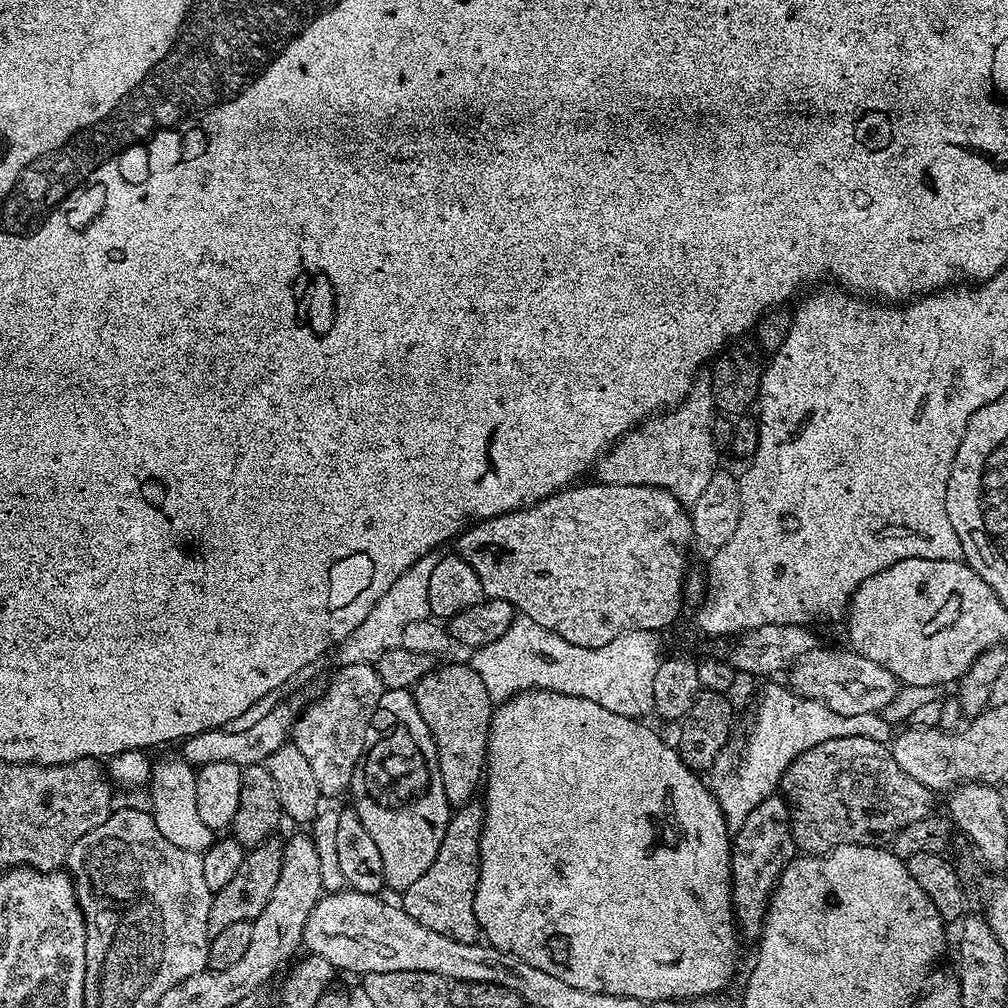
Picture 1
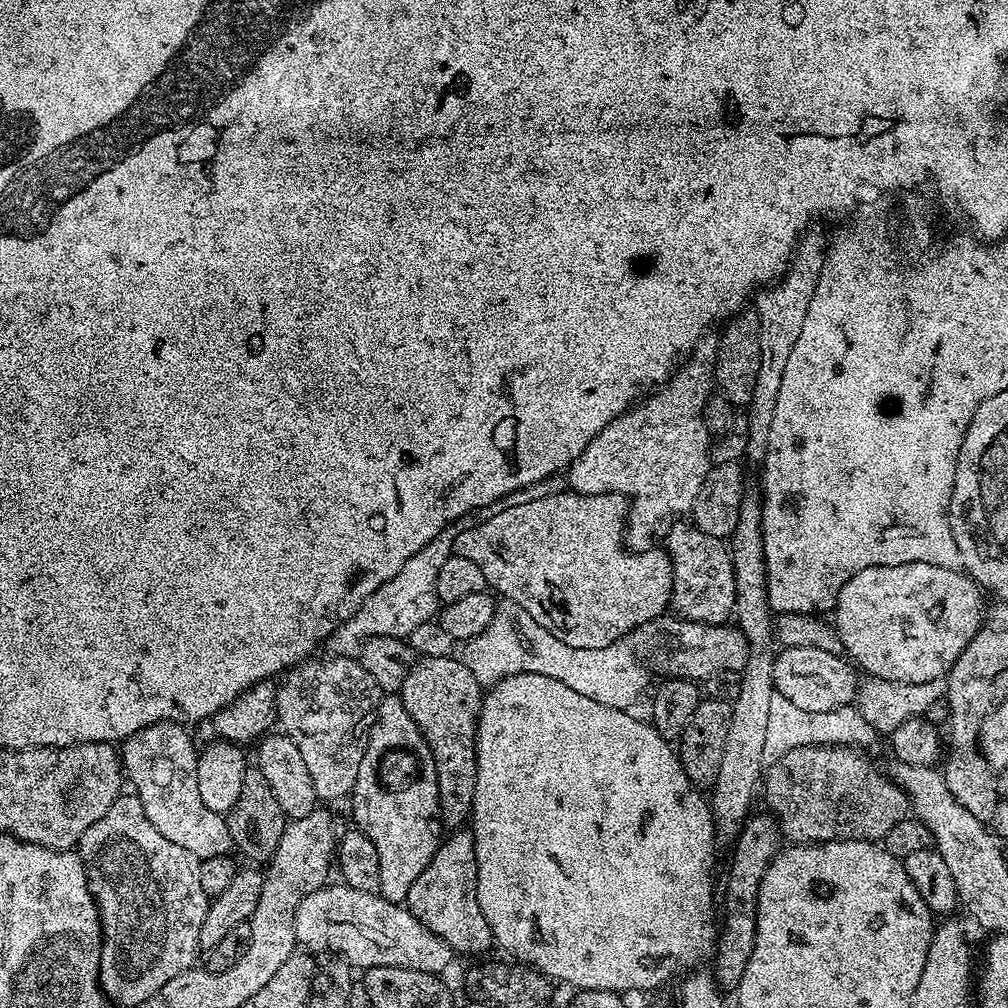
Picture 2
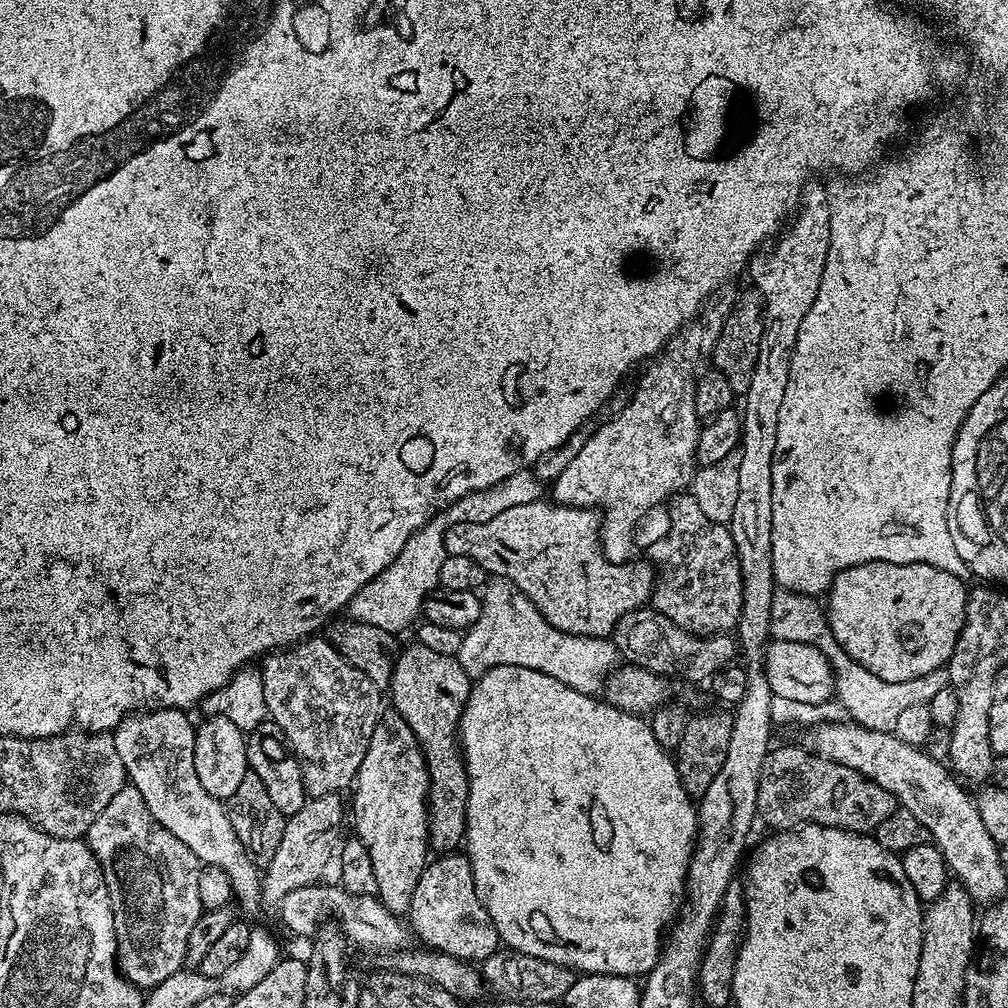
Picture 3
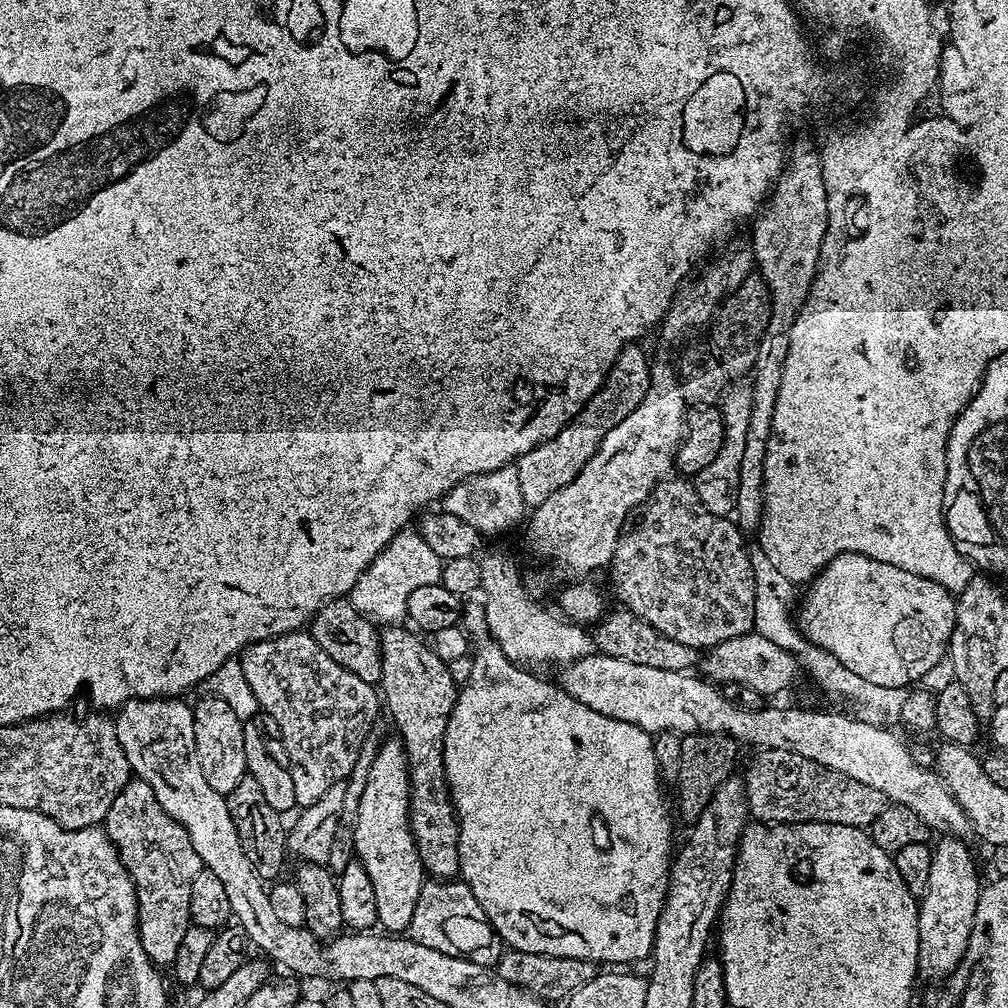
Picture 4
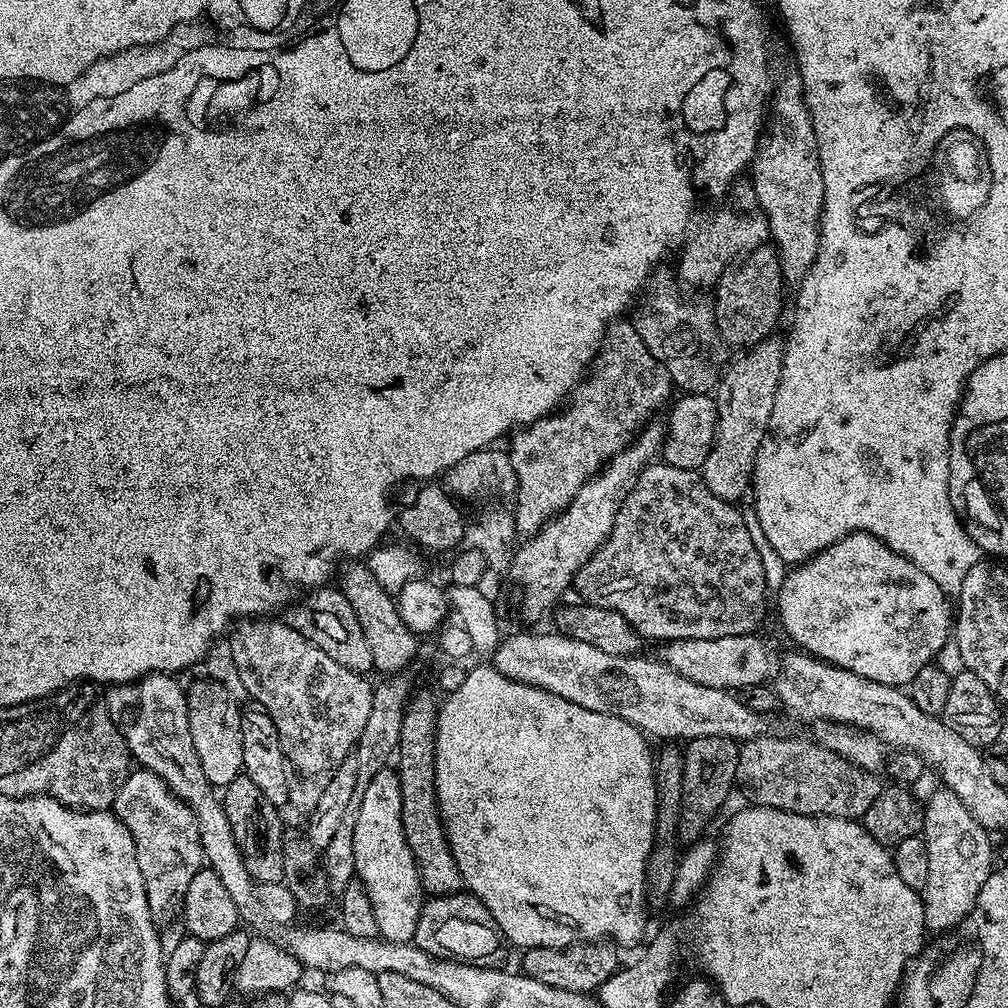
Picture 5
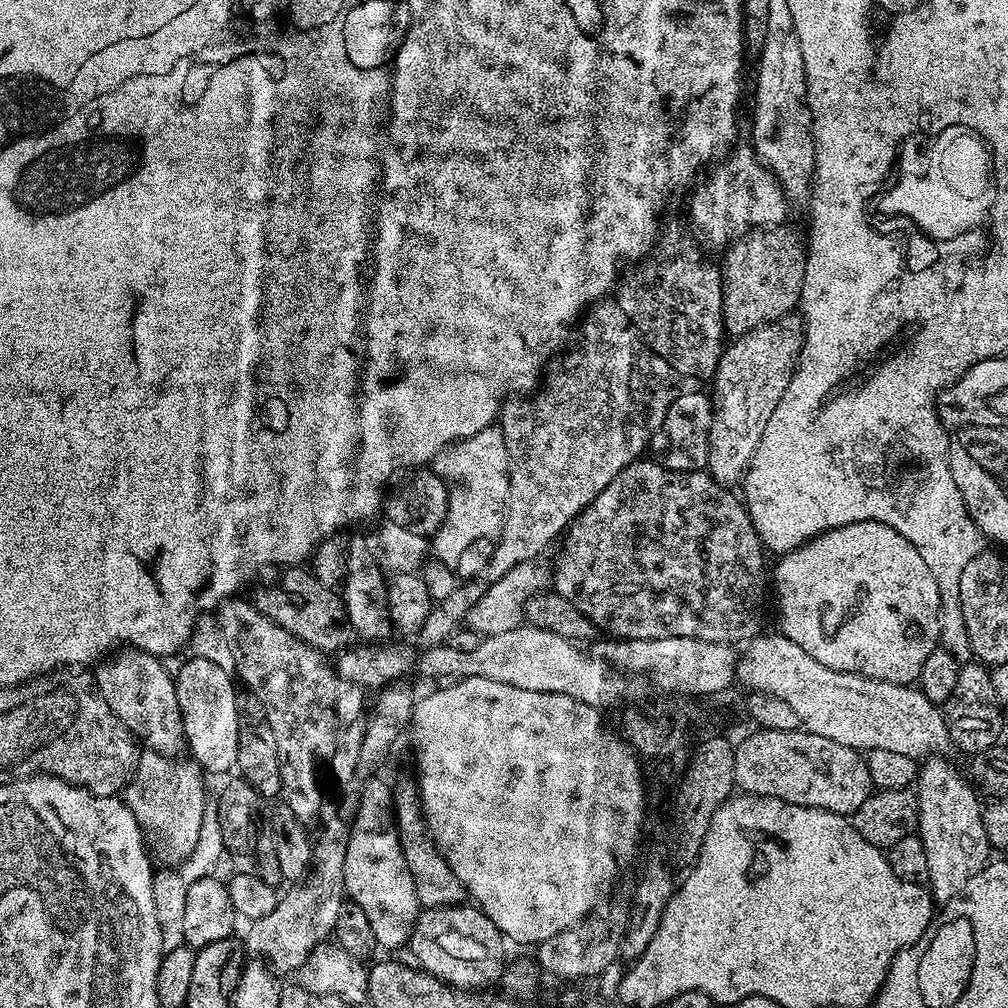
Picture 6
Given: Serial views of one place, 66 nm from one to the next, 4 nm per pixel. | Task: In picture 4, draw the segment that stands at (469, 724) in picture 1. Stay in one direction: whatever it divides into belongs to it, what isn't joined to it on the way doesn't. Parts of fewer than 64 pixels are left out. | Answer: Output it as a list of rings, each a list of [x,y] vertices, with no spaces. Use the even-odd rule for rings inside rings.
[[[388,626],[379,633],[380,657],[382,658],[382,674],[378,685],[382,693],[382,704],[388,707],[392,720],[396,723],[399,739],[404,745],[404,753],[408,759],[408,781],[410,782],[410,798],[408,799],[408,821],[414,842],[418,846],[418,858],[422,858],[422,866],[429,877],[438,880],[451,880],[460,871],[458,858],[458,822],[456,807],[452,804],[452,793],[448,790],[446,770],[444,769],[444,735],[446,722],[454,710],[458,680],[452,677],[449,665],[427,643],[419,640],[411,627]]]

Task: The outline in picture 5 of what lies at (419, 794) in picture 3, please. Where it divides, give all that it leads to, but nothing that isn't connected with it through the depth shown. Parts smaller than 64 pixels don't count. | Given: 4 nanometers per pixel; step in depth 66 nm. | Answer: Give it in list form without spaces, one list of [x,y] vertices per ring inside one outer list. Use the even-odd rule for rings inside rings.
[[[383,770],[374,775],[366,787],[358,822],[354,825],[355,879],[364,885],[374,906],[380,936],[390,942],[409,943],[415,937],[420,911],[426,899],[420,886],[416,859],[410,854],[406,834],[402,830],[402,790],[395,771]]]

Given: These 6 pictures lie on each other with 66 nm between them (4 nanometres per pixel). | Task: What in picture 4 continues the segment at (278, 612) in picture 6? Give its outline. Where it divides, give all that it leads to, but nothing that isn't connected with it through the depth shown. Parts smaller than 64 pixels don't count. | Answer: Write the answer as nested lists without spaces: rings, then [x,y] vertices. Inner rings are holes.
[[[348,598],[328,600],[319,609],[310,621],[310,631],[314,642],[338,662],[350,674],[358,674],[362,682],[373,686],[379,685],[382,674],[382,658],[380,657],[380,638],[377,629],[372,629],[373,621],[359,612]]]

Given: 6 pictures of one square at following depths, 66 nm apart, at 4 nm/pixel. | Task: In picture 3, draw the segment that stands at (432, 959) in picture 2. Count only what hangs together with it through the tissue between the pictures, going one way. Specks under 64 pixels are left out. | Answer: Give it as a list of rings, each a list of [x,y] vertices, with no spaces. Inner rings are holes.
[[[314,883],[307,888],[293,890],[282,898],[278,905],[280,920],[294,935],[311,937],[325,917],[331,914],[342,925],[345,937],[360,948],[381,948],[384,954],[391,954],[409,947],[409,925],[397,913],[386,910],[376,896],[353,898],[339,886],[322,887]]]

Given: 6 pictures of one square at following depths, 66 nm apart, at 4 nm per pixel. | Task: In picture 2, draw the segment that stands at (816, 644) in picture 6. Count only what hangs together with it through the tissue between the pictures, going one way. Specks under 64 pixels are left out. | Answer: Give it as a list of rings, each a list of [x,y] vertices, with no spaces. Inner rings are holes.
[[[930,562],[870,566],[866,570],[858,570],[858,574],[854,574],[850,582],[842,586],[836,599],[834,625],[845,653],[861,669],[864,667],[869,677],[892,683],[927,682],[939,676],[947,677],[962,650],[966,650],[983,624],[986,603],[980,595],[980,585],[955,568],[943,568]]]

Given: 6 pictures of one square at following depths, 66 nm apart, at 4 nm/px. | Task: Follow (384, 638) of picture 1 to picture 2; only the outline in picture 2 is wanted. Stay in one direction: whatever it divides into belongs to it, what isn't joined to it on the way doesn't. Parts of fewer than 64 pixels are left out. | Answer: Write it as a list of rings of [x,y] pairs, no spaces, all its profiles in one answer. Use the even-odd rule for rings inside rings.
[[[471,515],[460,516],[457,523],[448,524],[426,546],[408,558],[392,578],[364,599],[354,615],[341,624],[340,630],[328,636],[324,644],[327,655],[351,659],[370,637],[398,637],[404,640],[415,627],[429,623],[437,615],[440,606],[436,597],[438,573],[446,558],[453,555],[454,538],[460,533],[461,527],[473,525],[472,519]]]

